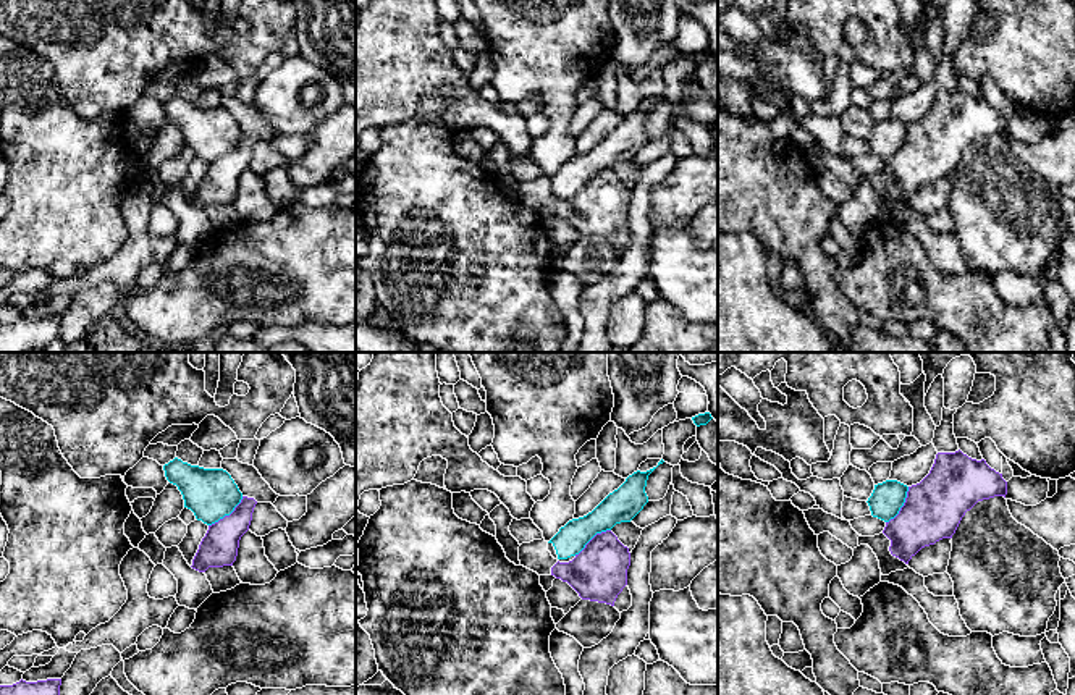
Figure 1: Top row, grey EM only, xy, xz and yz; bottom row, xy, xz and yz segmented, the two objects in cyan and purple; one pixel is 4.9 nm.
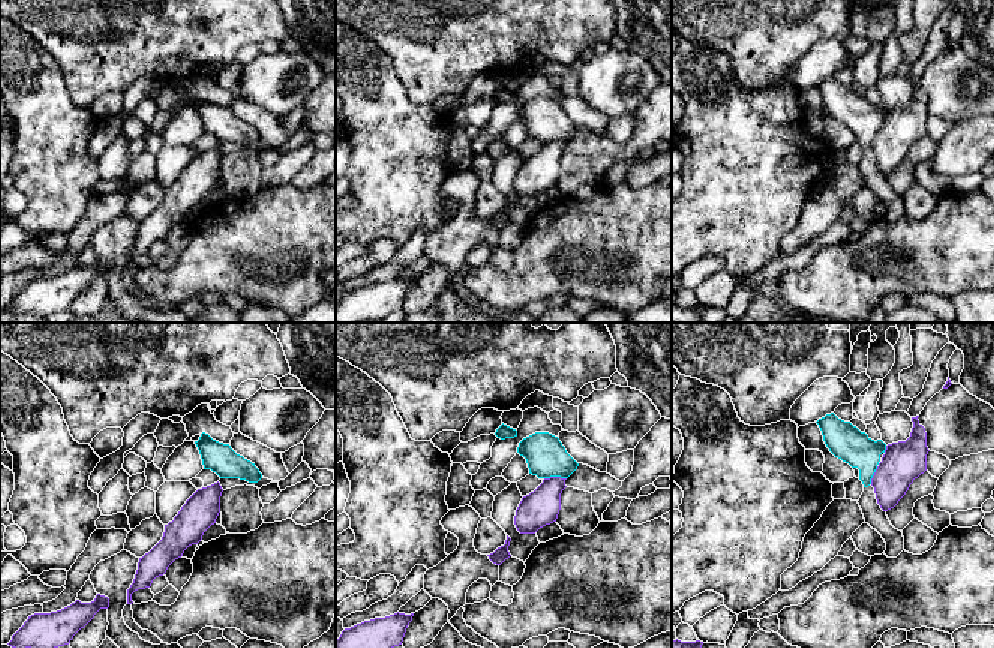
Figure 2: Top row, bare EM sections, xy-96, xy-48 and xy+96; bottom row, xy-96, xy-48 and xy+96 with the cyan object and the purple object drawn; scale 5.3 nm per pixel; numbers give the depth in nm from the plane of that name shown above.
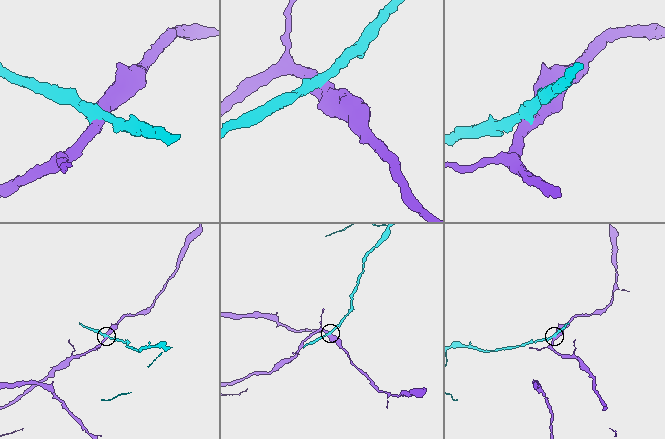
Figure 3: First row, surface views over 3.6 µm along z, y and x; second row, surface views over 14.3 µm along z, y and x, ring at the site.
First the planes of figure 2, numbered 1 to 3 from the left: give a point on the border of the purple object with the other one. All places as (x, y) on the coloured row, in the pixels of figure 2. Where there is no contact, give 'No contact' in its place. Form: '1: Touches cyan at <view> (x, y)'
1: No contact
2: Touches cyan at xy-48 (555, 476)
3: Touches cyan at xy+96 (873, 474)

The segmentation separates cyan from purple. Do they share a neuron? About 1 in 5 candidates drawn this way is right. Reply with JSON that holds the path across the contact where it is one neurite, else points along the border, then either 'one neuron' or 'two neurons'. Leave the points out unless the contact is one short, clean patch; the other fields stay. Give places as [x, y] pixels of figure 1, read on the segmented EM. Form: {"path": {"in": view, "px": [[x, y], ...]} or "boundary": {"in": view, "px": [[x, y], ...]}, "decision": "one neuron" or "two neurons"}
{"boundary": {"in": "xy", "px": [[243, 497], [228, 514], [209, 526]]}, "decision": "two neurons"}

